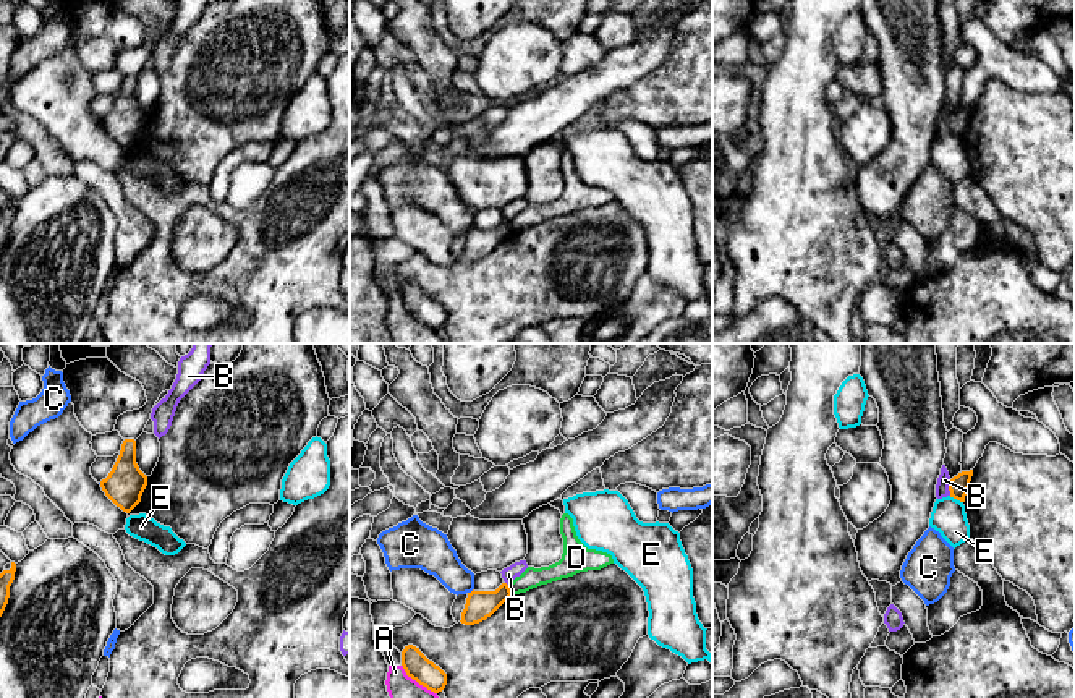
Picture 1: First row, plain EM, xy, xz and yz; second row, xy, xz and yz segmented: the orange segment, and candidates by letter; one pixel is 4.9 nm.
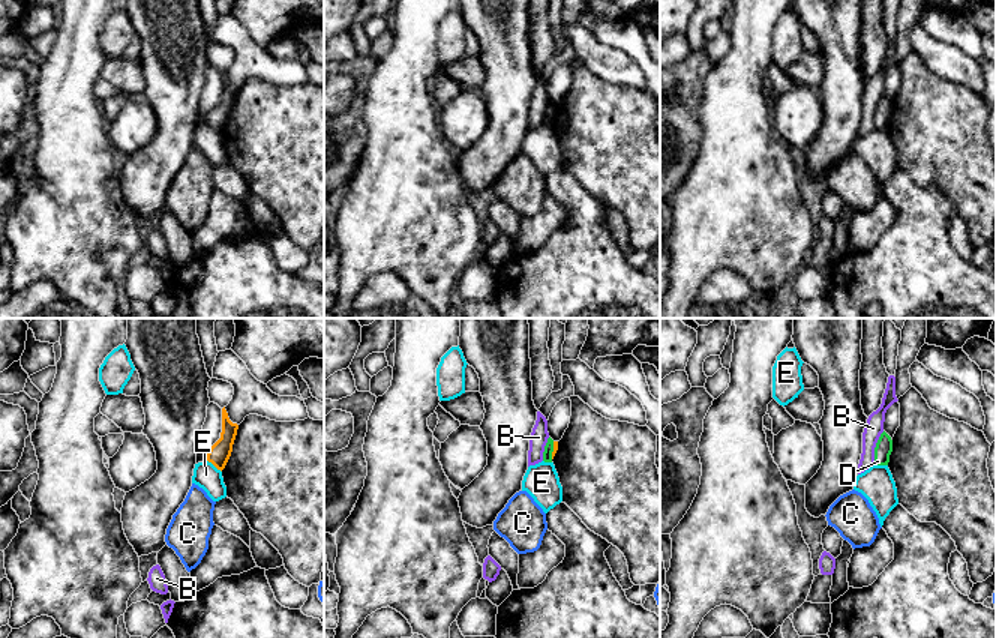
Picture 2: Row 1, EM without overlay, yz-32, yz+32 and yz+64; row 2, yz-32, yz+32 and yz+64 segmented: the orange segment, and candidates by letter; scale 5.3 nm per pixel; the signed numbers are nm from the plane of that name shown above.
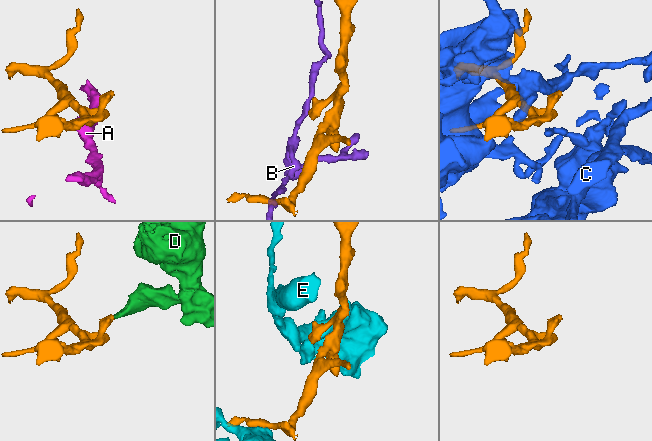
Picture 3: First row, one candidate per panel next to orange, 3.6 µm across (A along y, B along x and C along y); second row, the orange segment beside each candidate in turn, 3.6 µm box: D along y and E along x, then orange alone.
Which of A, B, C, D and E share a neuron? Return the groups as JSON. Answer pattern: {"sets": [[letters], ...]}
{"sets": [["A"], ["B"], ["C"], ["D"], ["E"]]}

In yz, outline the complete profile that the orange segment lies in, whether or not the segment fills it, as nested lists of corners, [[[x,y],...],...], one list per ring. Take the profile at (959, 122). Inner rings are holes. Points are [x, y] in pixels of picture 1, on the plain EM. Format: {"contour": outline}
{"contour": [[[973,107],[962,109],[957,113],[954,113],[949,121],[950,134],[965,139],[965,133],[970,125],[971,113],[973,113]]]}

